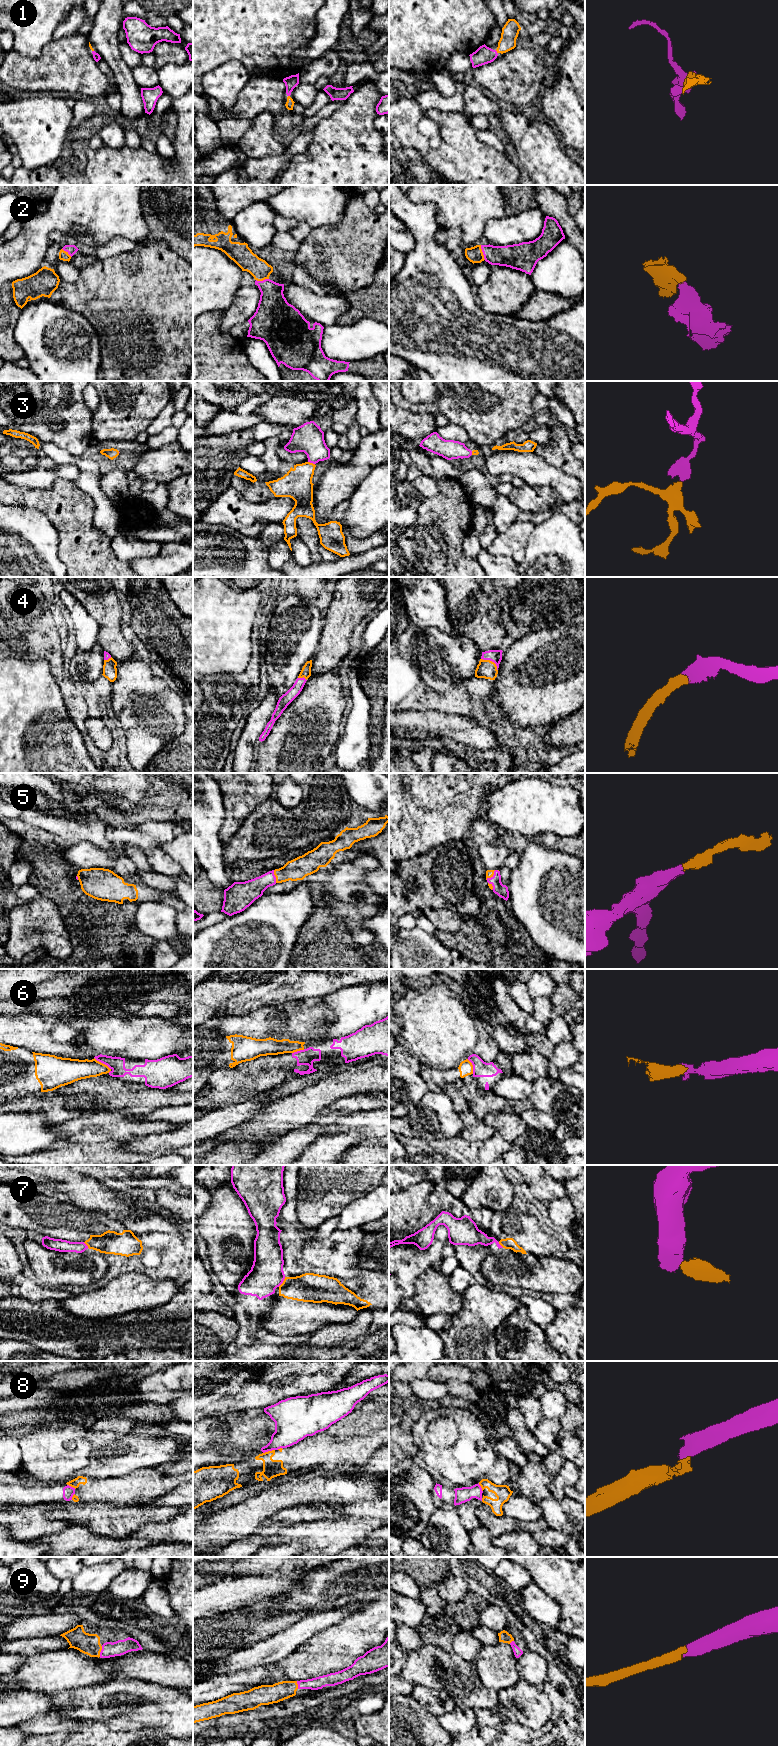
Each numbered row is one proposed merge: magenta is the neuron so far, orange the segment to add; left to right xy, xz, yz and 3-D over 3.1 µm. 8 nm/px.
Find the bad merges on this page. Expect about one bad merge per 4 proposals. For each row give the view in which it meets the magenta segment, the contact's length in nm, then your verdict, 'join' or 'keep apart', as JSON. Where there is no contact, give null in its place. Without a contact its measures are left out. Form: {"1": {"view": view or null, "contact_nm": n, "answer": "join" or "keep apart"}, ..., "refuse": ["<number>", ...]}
{"1": {"view": "yz", "contact_nm": 40, "answer": "join"}, "2": {"view": "yz", "contact_nm": 130, "answer": "join"}, "3": {"view": "xz", "contact_nm": 60, "answer": "join"}, "4": {"view": "yz", "contact_nm": 170, "answer": "join"}, "5": {"view": "yz", "contact_nm": 110, "answer": "join"}, "6": {"view": "xy", "contact_nm": 180, "answer": "keep apart"}, "7": {"view": "xz", "contact_nm": 100, "answer": "keep apart"}, "8": {"view": "xz", "contact_nm": 100, "answer": "keep apart"}, "9": {"view": "xy", "contact_nm": 90, "answer": "join"}, "refuse": ["6", "7", "8"]}

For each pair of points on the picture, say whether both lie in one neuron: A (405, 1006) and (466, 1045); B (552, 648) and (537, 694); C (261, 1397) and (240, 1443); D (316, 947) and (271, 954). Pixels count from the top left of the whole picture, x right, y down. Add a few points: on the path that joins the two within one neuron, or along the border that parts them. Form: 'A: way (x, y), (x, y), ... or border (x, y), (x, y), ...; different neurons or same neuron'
A: way (420, 1014), (427, 1017), (445, 1035), (451, 1035); same neuron
B: way (552, 659), (552, 669), (538, 683); same neuron
C: border (251, 1408), (261, 1409); different neurons
D: border (300, 929), (296, 943), (288, 958); different neurons

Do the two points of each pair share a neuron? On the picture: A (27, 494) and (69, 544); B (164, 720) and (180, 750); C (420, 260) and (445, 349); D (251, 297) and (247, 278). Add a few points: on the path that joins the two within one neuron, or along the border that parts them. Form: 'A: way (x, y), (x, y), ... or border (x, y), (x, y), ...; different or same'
A: way (42, 500), (69, 529); same
B: border (182, 732), (172, 738), (156, 753); different
C: way (430, 282), (430, 319), (438, 327); same
D: border (254, 284), (241, 286); different

